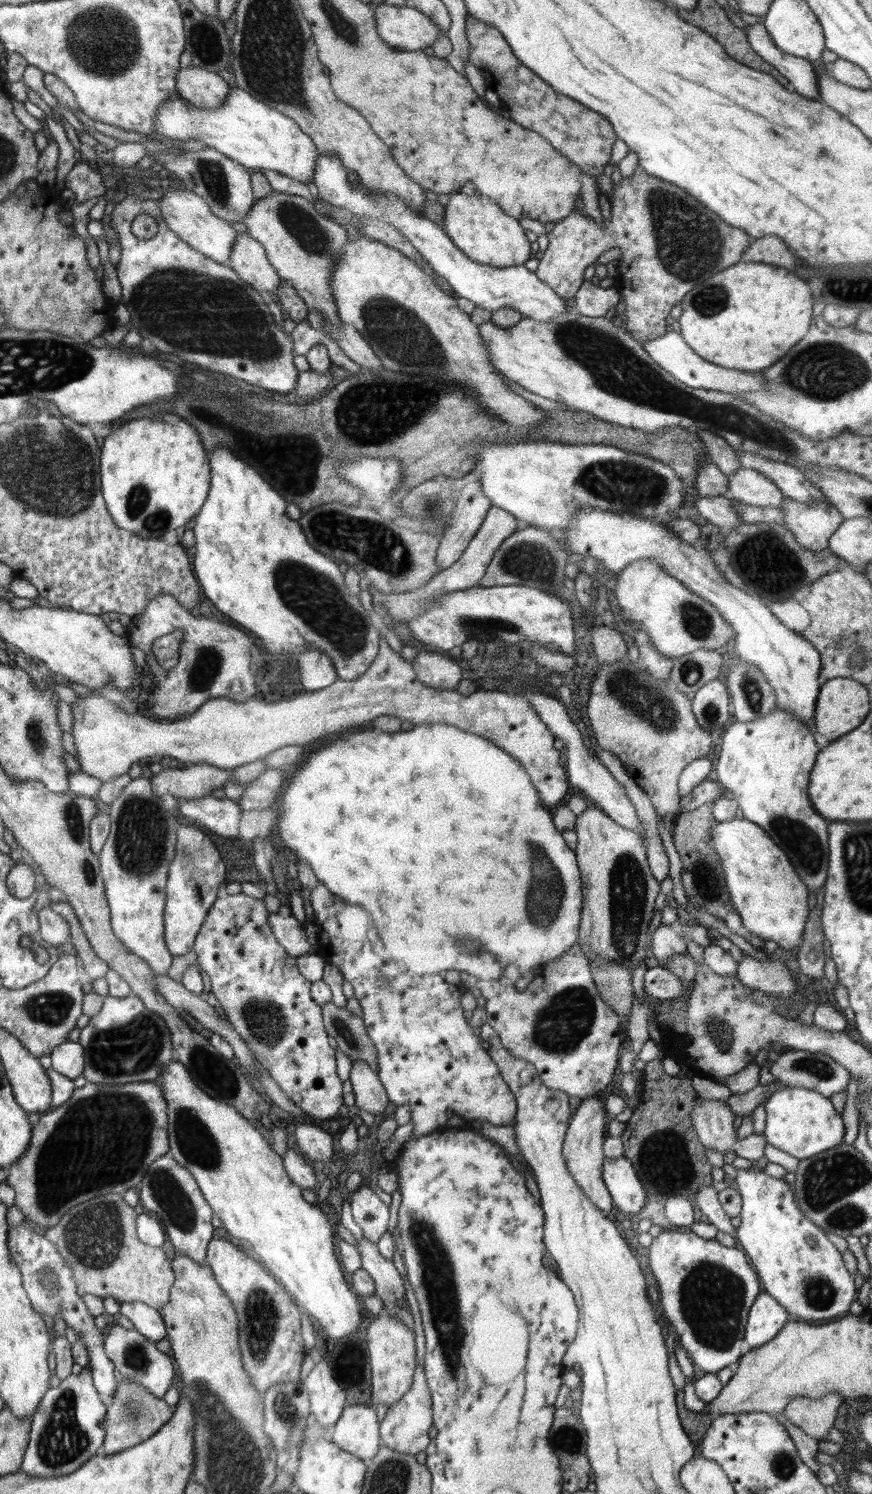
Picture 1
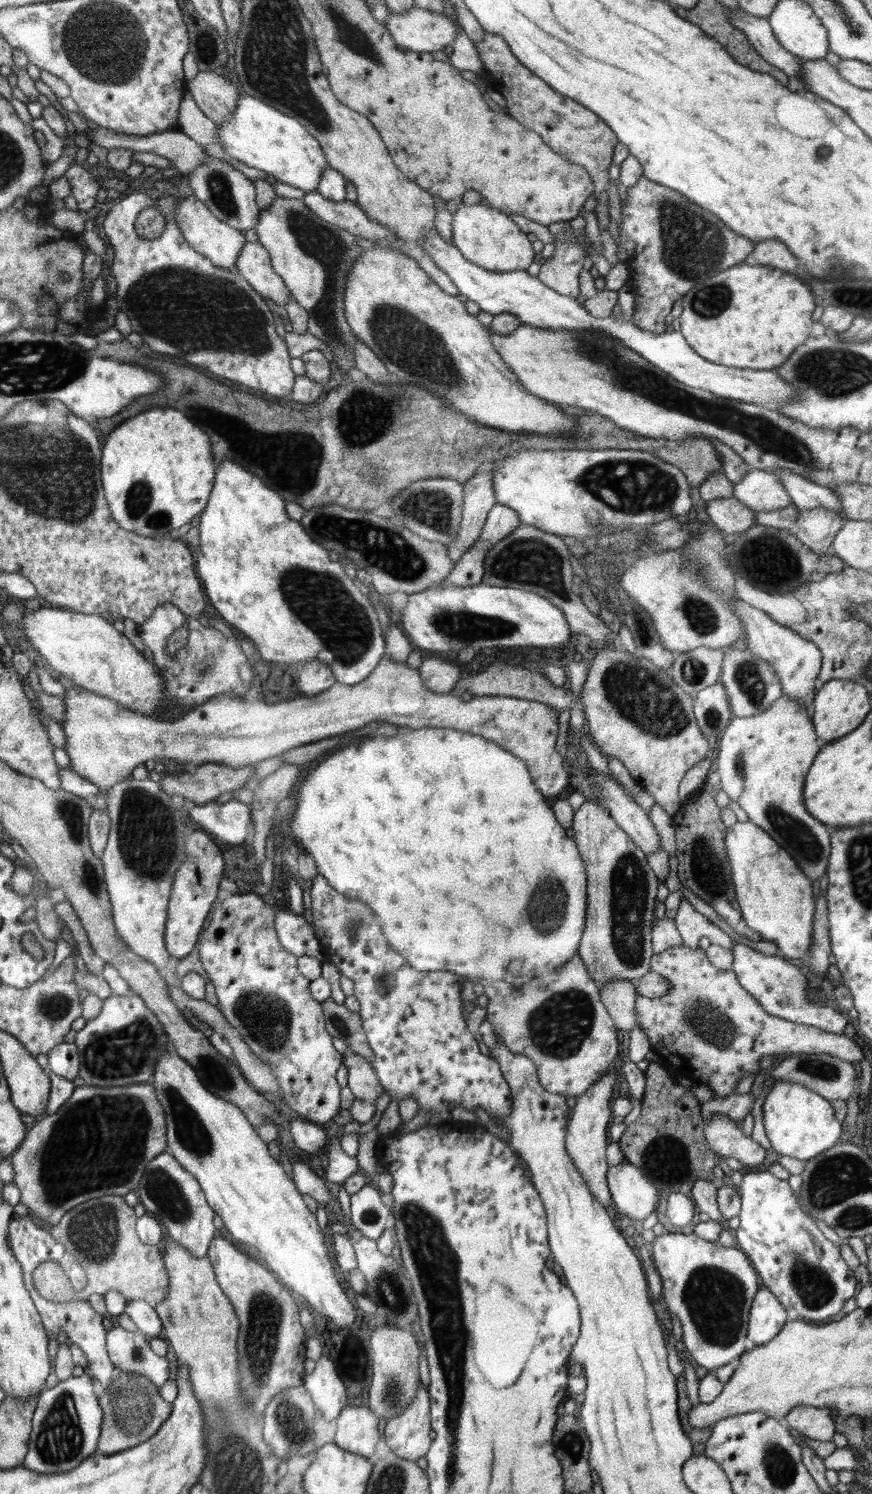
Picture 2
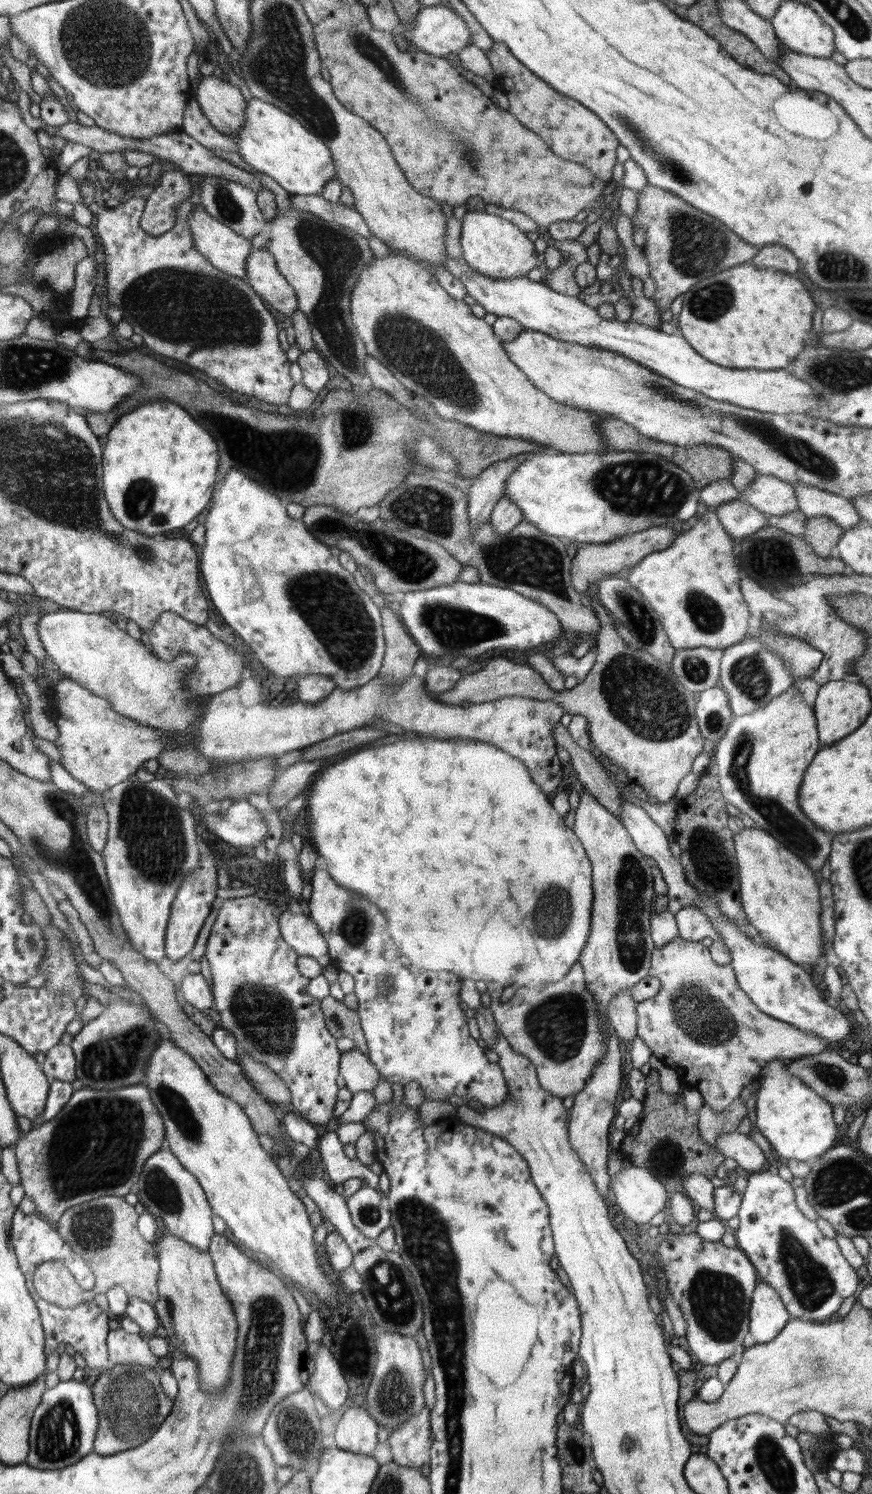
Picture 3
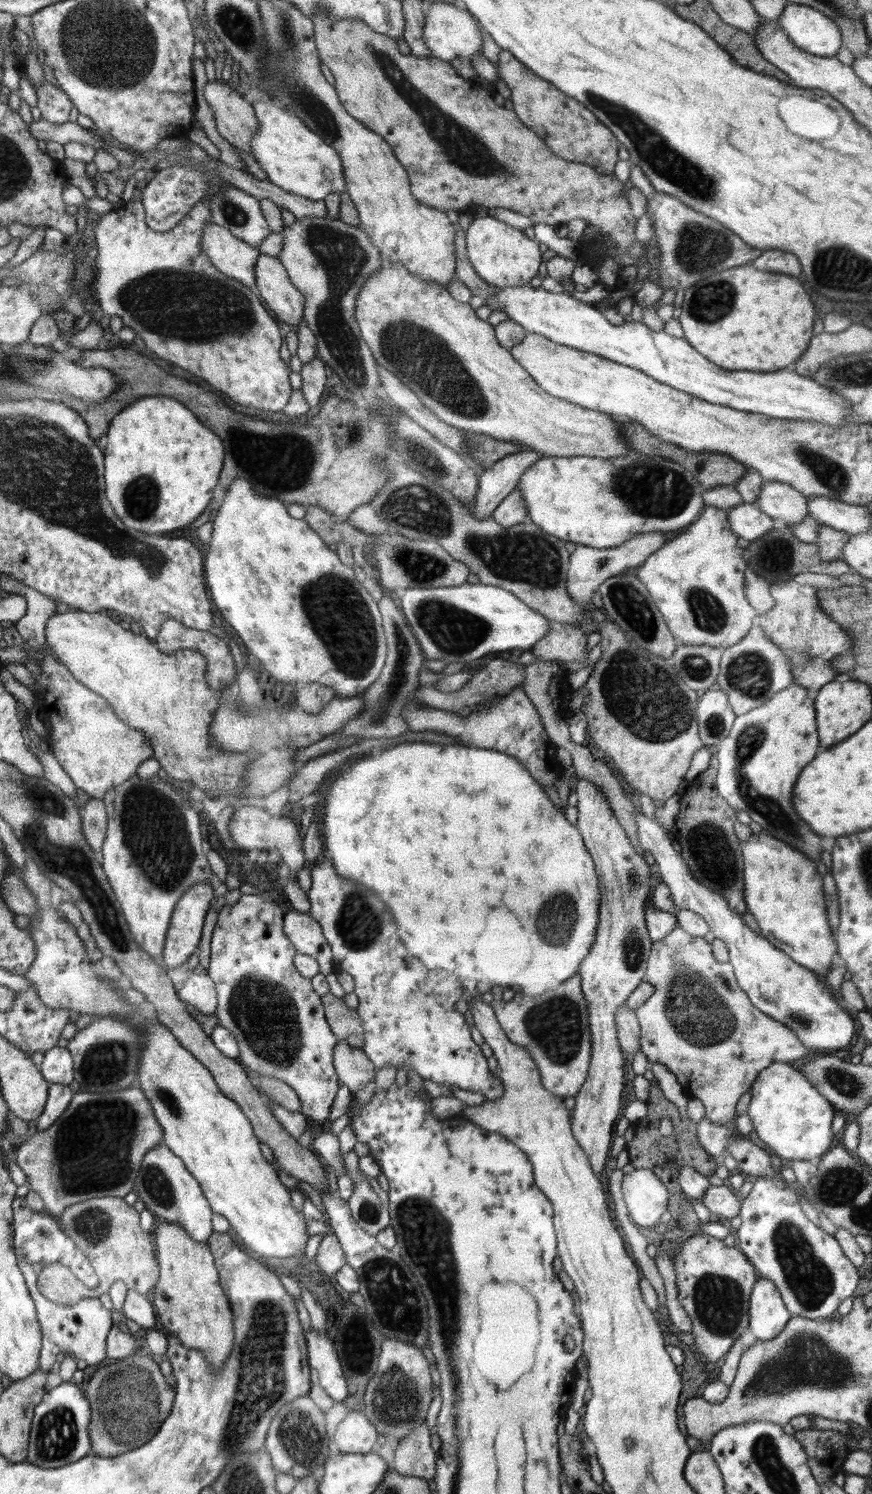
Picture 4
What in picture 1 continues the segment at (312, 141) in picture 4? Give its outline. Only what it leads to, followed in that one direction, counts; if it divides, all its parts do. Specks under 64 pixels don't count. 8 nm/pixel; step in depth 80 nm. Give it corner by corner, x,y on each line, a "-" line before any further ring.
234,83
226,101
213,110
193,106
182,99
178,92
172,93
160,105
150,135
160,135
182,142
201,140
246,168
274,170
306,185
313,181
319,155
312,139
300,130
292,118
263,102
258,102

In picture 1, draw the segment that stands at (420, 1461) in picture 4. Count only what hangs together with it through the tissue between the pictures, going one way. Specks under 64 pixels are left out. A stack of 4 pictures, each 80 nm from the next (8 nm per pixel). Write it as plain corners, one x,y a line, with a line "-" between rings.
417,1362
413,1381
408,1393
388,1408
386,1417
379,1426
381,1444
404,1454
418,1454
430,1444
433,1435
433,1410
430,1390
427,1385
425,1370

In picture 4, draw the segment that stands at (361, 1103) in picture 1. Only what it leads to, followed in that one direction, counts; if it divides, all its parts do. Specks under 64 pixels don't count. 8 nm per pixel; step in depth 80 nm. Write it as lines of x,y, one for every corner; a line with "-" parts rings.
339,1039
335,1047
333,1065
339,1082
355,1094
375,1078
378,1070
363,1051
350,1046
345,1039

